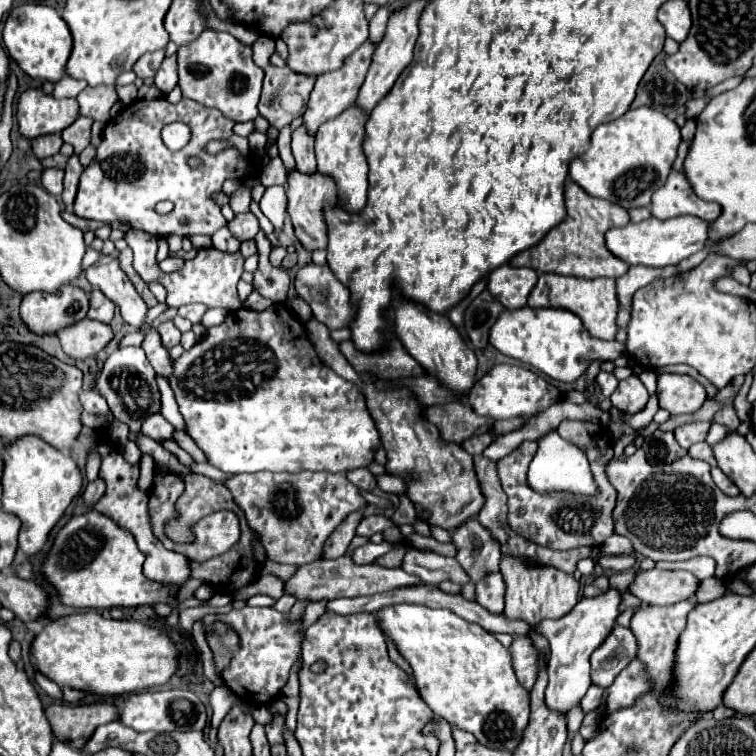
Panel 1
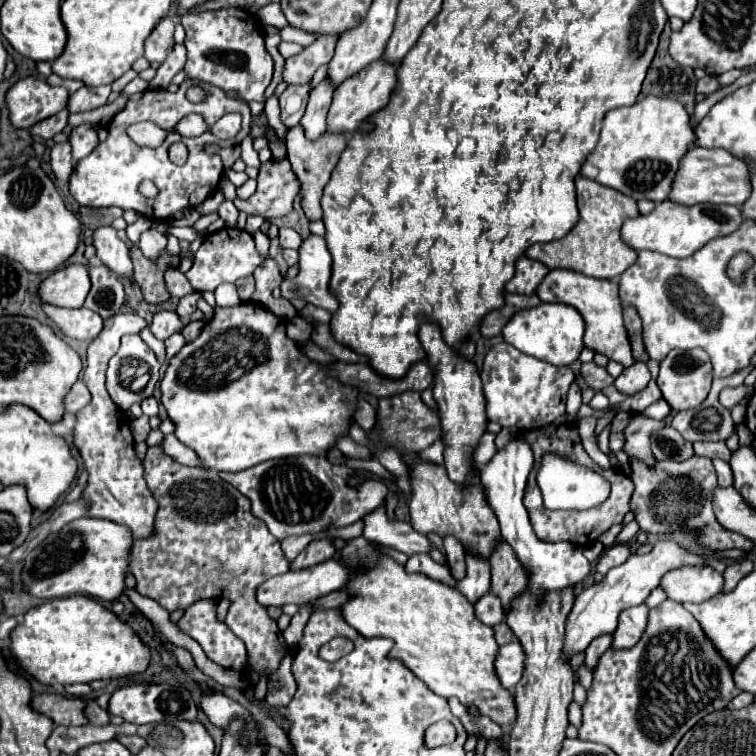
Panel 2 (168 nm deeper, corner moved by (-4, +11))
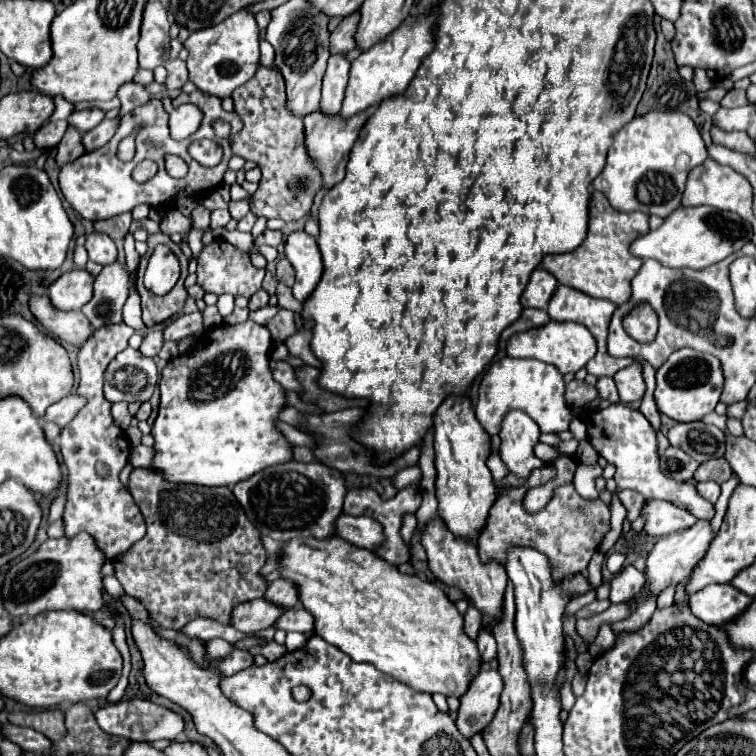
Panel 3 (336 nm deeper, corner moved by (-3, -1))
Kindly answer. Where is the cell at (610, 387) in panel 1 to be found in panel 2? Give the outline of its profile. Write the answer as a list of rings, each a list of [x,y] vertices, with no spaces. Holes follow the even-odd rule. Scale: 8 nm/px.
[[[595,362],[583,364],[581,366],[581,374],[585,376],[585,382],[593,388],[593,390],[603,390],[605,386],[613,384],[613,376],[607,372],[607,368],[597,366]]]

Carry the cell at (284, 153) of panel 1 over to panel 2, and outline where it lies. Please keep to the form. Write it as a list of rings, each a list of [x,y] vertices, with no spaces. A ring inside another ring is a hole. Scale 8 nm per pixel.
[[[309,84],[305,86],[291,86],[281,94],[281,120],[287,128],[293,128],[299,124],[307,100],[309,100]]]

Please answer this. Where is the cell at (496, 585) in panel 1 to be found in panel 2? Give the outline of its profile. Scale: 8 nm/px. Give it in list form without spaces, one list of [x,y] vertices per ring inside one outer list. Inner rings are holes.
[[[489,590],[487,596],[481,596],[475,602],[475,614],[487,626],[499,624],[504,619],[503,604],[499,604],[499,600],[495,600],[495,596],[491,596],[491,590]]]

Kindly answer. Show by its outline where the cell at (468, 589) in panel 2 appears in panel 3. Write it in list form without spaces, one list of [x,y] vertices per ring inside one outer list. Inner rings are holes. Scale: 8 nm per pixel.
[[[470,606],[470,608],[468,608],[468,612],[464,614],[464,632],[466,632],[472,640],[476,640],[476,638],[478,638],[480,622],[482,622],[480,612],[478,612],[474,606]]]

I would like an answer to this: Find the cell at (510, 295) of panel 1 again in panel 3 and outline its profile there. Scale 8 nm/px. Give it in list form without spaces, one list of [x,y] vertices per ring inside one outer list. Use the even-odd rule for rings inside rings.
[[[536,268],[530,276],[530,282],[528,282],[524,294],[522,294],[522,306],[544,310],[556,288],[558,288],[558,280],[544,268]]]

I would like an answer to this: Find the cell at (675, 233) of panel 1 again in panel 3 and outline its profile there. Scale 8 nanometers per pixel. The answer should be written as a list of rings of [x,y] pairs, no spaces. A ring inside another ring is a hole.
[[[696,206],[696,208],[676,208],[658,230],[650,230],[644,236],[638,236],[630,252],[642,260],[654,258],[664,266],[670,268],[708,268],[732,252],[738,252],[744,244],[750,242],[750,224],[742,220],[734,212],[716,210],[710,206]]]

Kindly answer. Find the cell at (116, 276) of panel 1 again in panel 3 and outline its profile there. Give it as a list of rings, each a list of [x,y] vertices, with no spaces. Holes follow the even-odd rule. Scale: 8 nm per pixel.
[[[92,232],[86,236],[86,250],[88,250],[88,258],[102,266],[112,264],[118,256],[116,244],[102,232]]]

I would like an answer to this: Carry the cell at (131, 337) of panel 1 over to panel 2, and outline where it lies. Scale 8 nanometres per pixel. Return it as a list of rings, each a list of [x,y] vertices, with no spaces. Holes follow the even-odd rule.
[[[117,314],[105,320],[105,328],[87,348],[87,368],[83,372],[83,382],[87,384],[93,400],[89,406],[77,412],[77,424],[73,430],[75,446],[85,460],[85,470],[89,472],[89,482],[83,492],[83,496],[91,500],[89,516],[107,518],[129,526],[133,538],[151,536],[155,530],[155,514],[159,504],[155,504],[155,496],[143,480],[143,460],[137,458],[133,450],[135,440],[129,428],[129,416],[111,400],[105,388],[105,370],[109,358],[119,350],[121,336],[139,333],[143,328],[147,328],[147,320],[137,314]]]

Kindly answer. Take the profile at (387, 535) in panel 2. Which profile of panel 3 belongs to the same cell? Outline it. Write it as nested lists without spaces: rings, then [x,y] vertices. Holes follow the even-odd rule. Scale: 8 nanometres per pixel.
[[[340,516],[336,522],[334,522],[334,528],[336,528],[336,536],[360,546],[360,548],[366,548],[366,550],[374,550],[374,546],[382,544],[382,526],[374,520],[370,520],[368,516]]]

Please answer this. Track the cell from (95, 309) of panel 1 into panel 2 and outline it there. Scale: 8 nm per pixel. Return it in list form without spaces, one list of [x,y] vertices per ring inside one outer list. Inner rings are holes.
[[[105,266],[89,268],[89,276],[91,276],[91,290],[85,300],[85,306],[101,314],[103,318],[115,316],[125,300],[121,280]]]

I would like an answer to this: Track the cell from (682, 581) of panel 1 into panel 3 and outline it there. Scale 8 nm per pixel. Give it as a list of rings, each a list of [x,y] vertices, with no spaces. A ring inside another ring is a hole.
[[[710,584],[690,598],[692,612],[714,626],[734,622],[750,604],[752,596],[736,590],[732,584]]]

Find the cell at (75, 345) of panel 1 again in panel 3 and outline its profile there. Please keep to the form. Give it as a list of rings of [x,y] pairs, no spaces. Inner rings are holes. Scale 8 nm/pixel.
[[[30,296],[30,312],[40,320],[40,324],[56,334],[58,338],[80,346],[92,334],[90,322],[78,312],[62,312],[52,306],[48,296]]]

